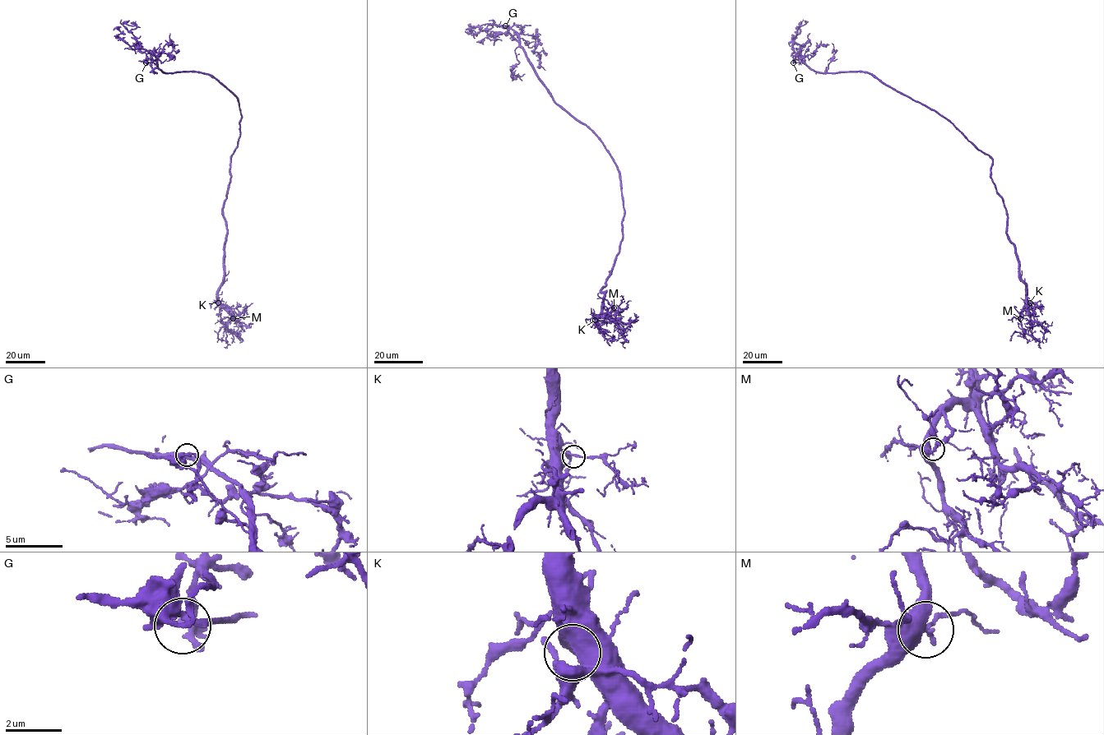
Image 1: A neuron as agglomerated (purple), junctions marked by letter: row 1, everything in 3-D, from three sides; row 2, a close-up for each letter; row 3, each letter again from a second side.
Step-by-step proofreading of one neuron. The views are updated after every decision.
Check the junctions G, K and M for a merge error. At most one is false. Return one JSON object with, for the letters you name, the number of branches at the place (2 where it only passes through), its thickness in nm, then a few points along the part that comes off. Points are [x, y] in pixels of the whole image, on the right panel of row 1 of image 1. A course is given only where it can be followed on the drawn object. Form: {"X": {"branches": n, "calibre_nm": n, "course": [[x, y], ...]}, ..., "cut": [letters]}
{"G": {"branches": 2, "calibre_nm": 200}, "cut": ["G"]}

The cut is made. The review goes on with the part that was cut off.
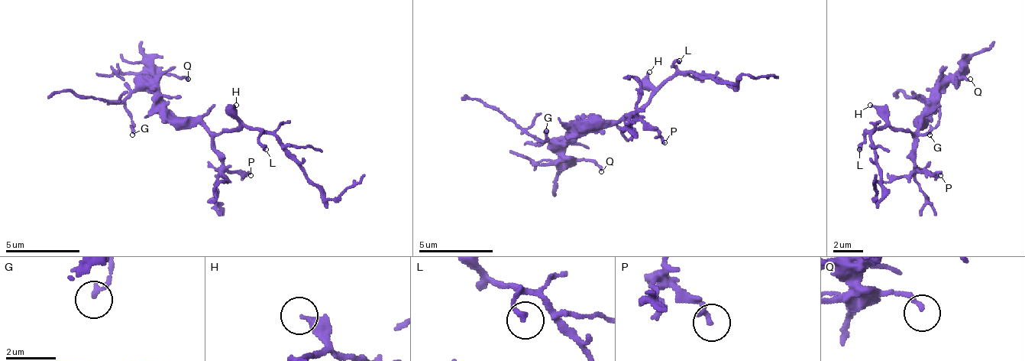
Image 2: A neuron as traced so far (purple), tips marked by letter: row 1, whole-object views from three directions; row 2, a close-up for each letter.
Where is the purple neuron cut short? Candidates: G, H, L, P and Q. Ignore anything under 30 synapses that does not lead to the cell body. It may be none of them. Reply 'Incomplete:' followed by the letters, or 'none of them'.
Incomplete: H

